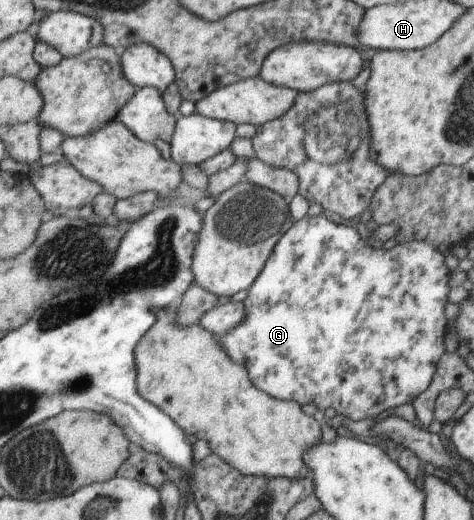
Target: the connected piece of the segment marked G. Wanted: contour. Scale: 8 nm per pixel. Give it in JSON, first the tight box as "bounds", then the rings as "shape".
{"bounds":[219,213,452,421],"shape":[[[323,213],[313,217],[305,215],[279,237],[257,278],[251,283],[246,298],[242,300],[244,318],[239,325],[219,338],[220,345],[228,352],[230,359],[246,368],[248,378],[254,387],[272,395],[274,399],[293,399],[302,405],[310,403],[323,411],[326,408],[333,408],[336,414],[357,421],[377,416],[399,404],[411,403],[431,384],[436,366],[443,354],[443,334],[447,324],[443,316],[443,304],[448,291],[447,278],[452,272],[447,272],[447,268],[443,266],[443,256],[427,240],[399,242],[385,250],[370,248],[370,241],[363,240],[362,233],[361,228],[340,225],[336,219]]]}

